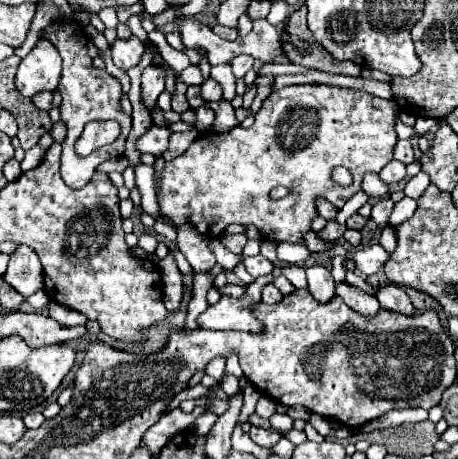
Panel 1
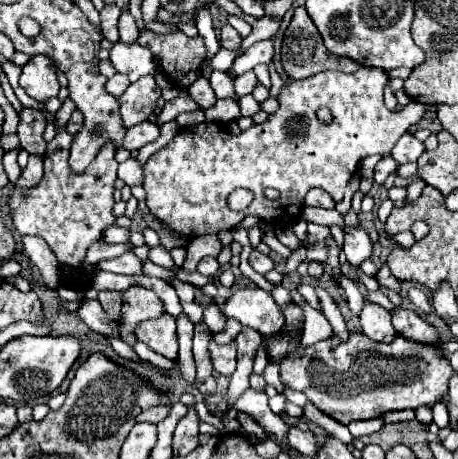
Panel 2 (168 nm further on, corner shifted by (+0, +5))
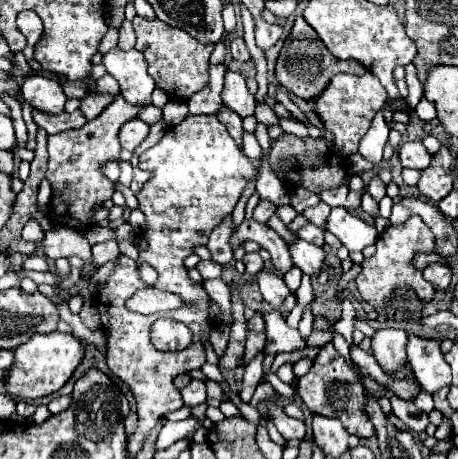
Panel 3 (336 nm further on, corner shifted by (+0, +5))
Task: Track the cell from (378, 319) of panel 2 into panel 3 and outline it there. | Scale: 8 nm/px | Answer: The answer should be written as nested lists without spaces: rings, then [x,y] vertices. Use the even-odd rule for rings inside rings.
[[[404,330],[376,332],[376,336],[372,338],[372,350],[374,350],[374,358],[378,360],[378,364],[386,374],[398,372],[400,368],[408,366],[406,344],[408,344],[408,334]]]

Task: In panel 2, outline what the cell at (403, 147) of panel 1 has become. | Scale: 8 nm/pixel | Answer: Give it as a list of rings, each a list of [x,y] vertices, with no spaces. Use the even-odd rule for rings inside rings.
[[[404,134],[404,136],[396,142],[396,146],[394,146],[394,150],[392,150],[392,158],[394,158],[398,164],[416,162],[424,150],[426,150],[426,148],[424,148],[424,144],[422,144],[420,140],[412,138],[410,134]]]

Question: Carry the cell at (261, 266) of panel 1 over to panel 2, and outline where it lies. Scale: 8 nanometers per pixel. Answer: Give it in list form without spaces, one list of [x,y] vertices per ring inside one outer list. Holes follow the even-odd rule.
[[[254,248],[252,254],[250,254],[250,266],[252,266],[258,274],[266,274],[266,272],[270,272],[270,270],[274,268],[274,262],[272,262],[270,256],[266,256],[266,254],[262,254],[262,252],[258,252],[258,250]]]

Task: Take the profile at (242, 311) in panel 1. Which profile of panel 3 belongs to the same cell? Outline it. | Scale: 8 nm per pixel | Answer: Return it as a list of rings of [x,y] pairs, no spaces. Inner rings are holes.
[[[278,310],[264,312],[264,320],[266,320],[266,336],[268,336],[266,352],[278,354],[278,352],[294,352],[306,348],[306,340],[302,338],[302,334],[290,328]]]

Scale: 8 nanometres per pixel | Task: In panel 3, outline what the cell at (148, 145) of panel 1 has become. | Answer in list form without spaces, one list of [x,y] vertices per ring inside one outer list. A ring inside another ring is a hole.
[[[138,118],[128,120],[128,122],[120,128],[120,132],[118,132],[120,146],[126,148],[126,150],[130,150],[130,152],[134,152],[134,148],[148,136],[148,130],[150,130],[150,126],[144,124],[142,120],[138,120]]]

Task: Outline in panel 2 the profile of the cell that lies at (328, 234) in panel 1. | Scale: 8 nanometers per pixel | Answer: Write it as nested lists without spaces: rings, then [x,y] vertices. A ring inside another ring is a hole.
[[[308,224],[308,242],[314,244],[314,242],[320,242],[320,240],[326,240],[330,236],[330,228],[328,226],[318,226],[318,224]]]

